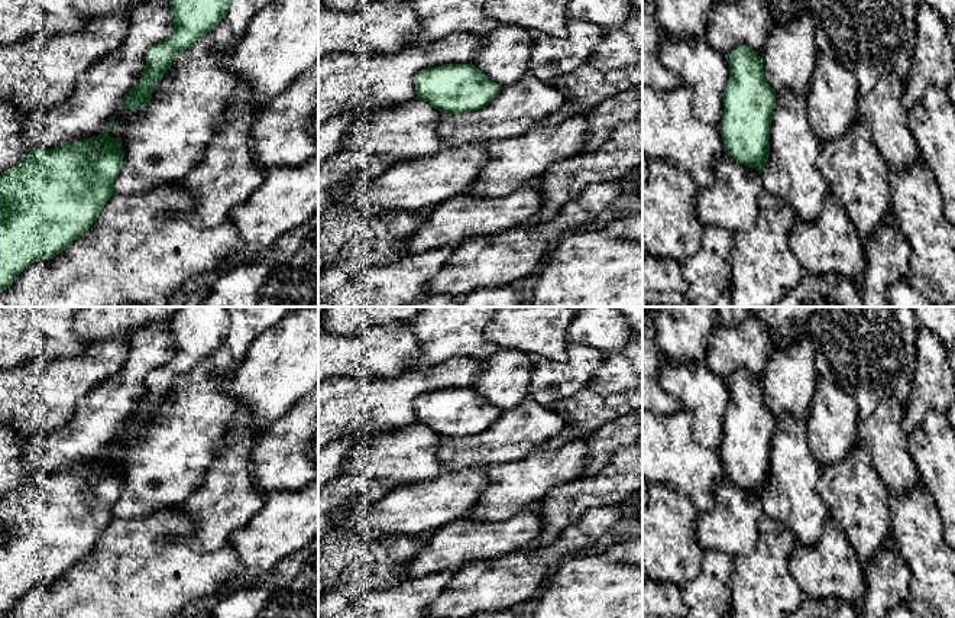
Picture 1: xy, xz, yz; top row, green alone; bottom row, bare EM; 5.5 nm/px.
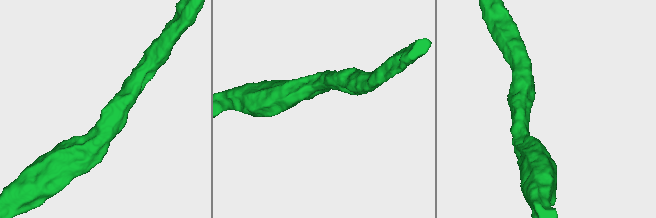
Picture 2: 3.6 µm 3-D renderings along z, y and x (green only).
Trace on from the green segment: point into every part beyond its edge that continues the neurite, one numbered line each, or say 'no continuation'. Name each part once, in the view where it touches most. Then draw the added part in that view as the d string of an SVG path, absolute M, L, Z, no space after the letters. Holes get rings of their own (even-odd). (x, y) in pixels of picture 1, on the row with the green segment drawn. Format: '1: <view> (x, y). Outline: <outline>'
no continuation

